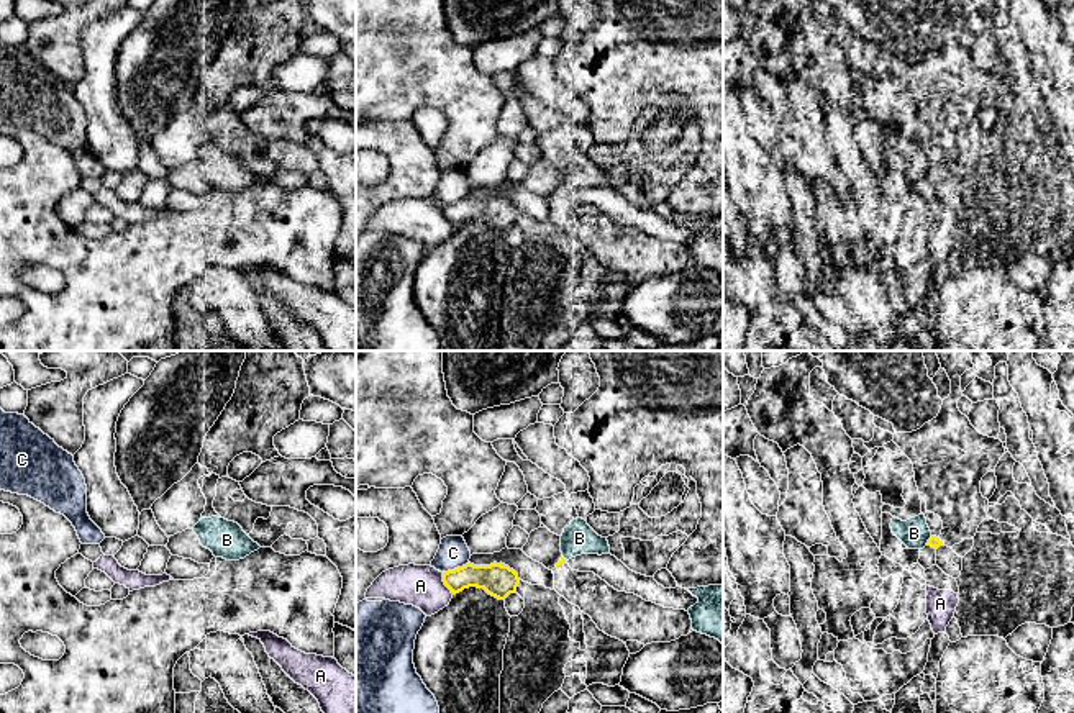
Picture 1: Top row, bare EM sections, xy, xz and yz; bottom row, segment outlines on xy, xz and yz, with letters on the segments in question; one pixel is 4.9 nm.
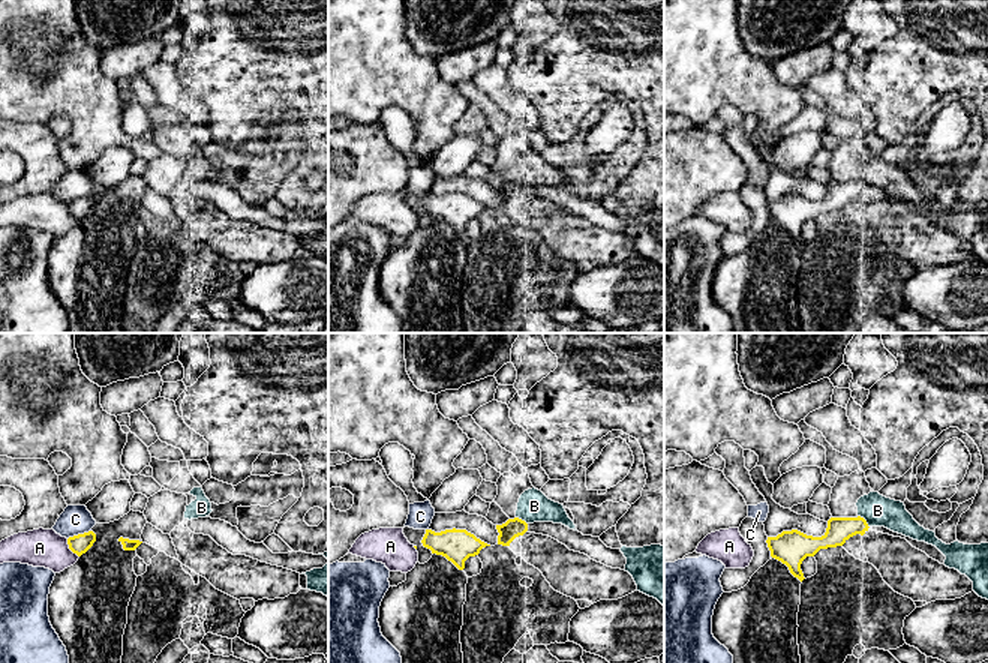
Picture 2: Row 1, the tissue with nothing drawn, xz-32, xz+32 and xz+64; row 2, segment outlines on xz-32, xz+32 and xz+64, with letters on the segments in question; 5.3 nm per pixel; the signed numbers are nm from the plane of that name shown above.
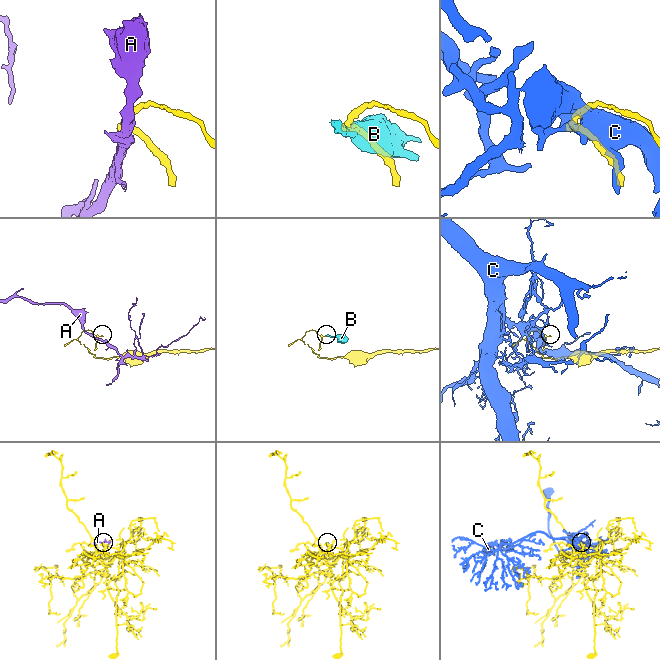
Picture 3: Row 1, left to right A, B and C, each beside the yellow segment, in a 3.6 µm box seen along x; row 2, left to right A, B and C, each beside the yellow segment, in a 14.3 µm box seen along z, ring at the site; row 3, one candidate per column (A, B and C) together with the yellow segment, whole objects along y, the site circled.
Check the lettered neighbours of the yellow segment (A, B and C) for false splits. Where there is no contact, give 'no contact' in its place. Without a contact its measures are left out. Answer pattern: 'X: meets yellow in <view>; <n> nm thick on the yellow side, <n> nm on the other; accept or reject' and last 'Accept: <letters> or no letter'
A: meets yellow in xz; 160 nm thick on the yellow side, 200 nm on the other; reject
B: meets yellow in yz; 60 nm thick on the yellow side, 150 nm on the other; reject
C: meets yellow in xz; 160 nm thick on the yellow side, 150 nm on the other; reject
Accept: no letter

